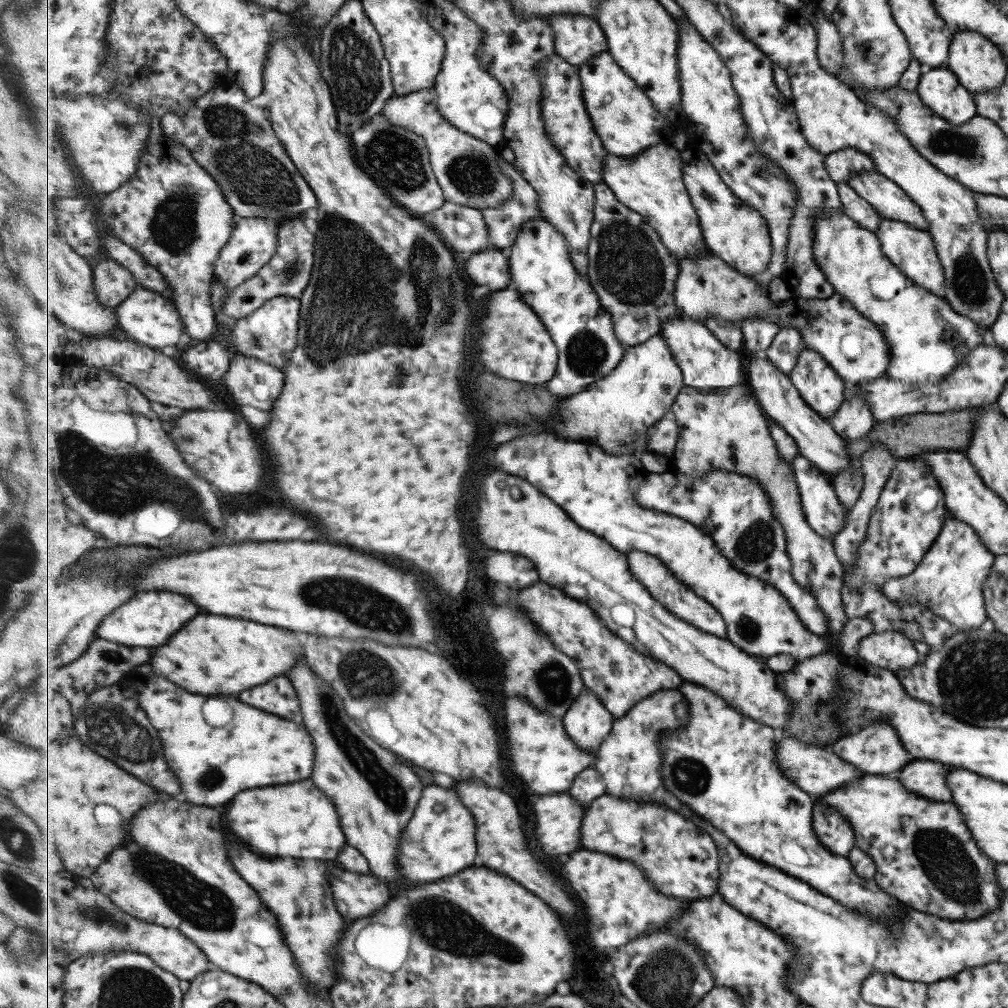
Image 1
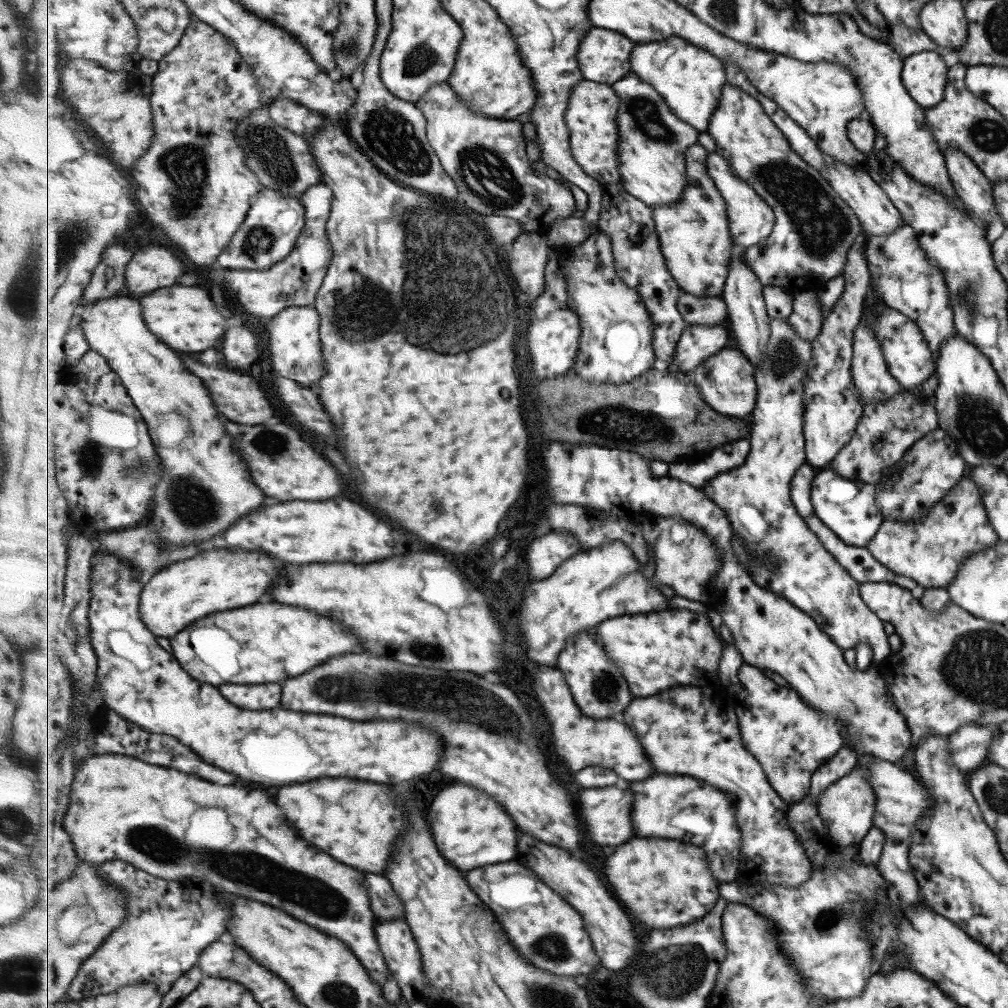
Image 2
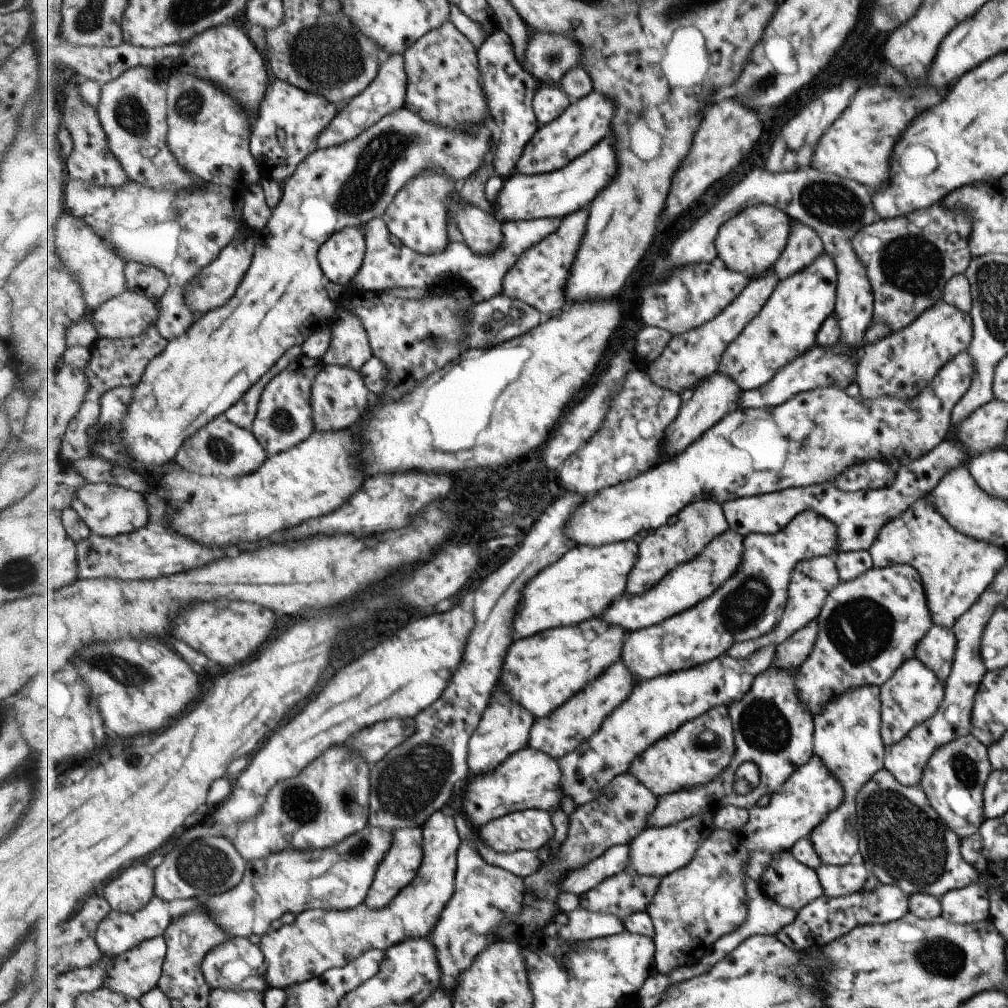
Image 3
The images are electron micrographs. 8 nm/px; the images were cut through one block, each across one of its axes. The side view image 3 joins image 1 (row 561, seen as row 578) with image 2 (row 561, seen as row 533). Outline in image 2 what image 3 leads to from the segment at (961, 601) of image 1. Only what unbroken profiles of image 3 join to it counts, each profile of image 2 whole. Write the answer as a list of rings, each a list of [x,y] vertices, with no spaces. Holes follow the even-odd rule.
[[[968,475],[962,476],[945,496],[925,510],[923,515],[919,515],[914,522],[911,519],[909,521],[883,519],[874,536],[869,540],[867,549],[877,562],[893,573],[910,578],[925,589],[945,589],[953,581],[963,557],[967,557],[973,551],[987,549],[997,540],[997,535],[991,528],[991,523],[981,503],[979,487]]]

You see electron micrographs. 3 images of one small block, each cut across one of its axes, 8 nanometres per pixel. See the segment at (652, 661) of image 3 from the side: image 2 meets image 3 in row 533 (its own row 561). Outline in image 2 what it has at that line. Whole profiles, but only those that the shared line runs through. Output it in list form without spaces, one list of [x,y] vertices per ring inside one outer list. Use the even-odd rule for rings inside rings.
[[[772,319],[767,351],[763,353],[762,366],[756,366],[755,372],[759,398],[751,416],[751,452],[743,466],[727,474],[715,476],[711,483],[703,486],[703,490],[725,511],[733,523],[734,532],[741,537],[741,543],[745,543],[747,551],[753,553],[751,574],[759,586],[783,596],[793,606],[801,608],[842,651],[854,648],[858,643],[871,646],[873,663],[877,663],[890,653],[888,637],[883,631],[881,620],[860,597],[856,580],[824,549],[816,534],[805,525],[805,519],[792,502],[792,480],[799,473],[799,468],[807,462],[804,436],[805,378],[811,360],[811,343],[797,333],[797,329],[788,319]],[[765,555],[777,557],[775,568],[763,566]]]

